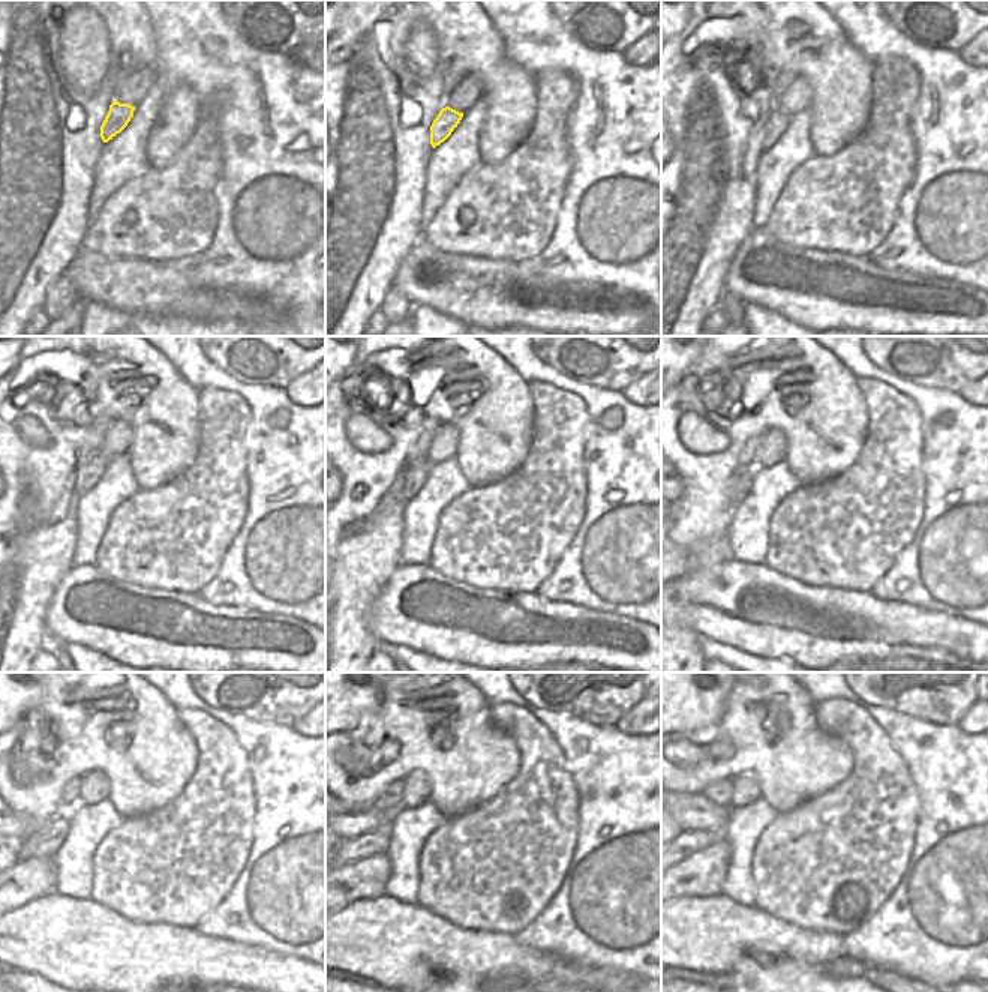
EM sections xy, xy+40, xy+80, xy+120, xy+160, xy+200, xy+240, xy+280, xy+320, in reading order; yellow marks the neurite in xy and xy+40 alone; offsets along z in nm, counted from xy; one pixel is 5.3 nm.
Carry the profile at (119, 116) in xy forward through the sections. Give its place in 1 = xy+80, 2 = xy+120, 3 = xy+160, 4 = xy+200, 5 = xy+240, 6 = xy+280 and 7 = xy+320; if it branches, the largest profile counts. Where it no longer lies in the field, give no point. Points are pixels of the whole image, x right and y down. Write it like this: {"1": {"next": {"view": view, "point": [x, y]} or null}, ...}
{"1": {"next": {"view": "xy+80", "point": [777, 122]}}, "2": {"next": {"view": "xy+120", "point": [87, 477]}}, "3": {"next": {"view": "xy+160", "point": [414, 474]}}, "4": {"next": {"view": "xy+200", "point": [744, 476]}}, "5": {"next": {"view": "xy+240", "point": [45, 841]}}, "6": {"next": {"view": "xy+280", "point": [377, 841]}}, "7": {"next": {"view": "xy+320", "point": [691, 841]}}}

